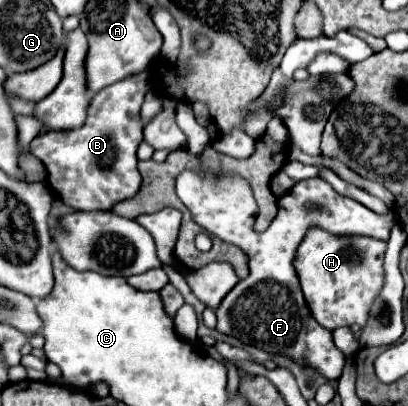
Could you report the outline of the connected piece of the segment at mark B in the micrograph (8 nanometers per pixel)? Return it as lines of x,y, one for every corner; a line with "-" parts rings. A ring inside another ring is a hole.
149,73
131,75
119,83
109,85
99,91
89,107
87,121
79,129
71,131
47,131
31,141
31,153
47,167
47,183
61,197
63,203
77,211
97,211
111,209
115,203
133,197
141,187
141,173
137,169
137,149
143,141
143,121
141,121
141,105
145,93
151,89

